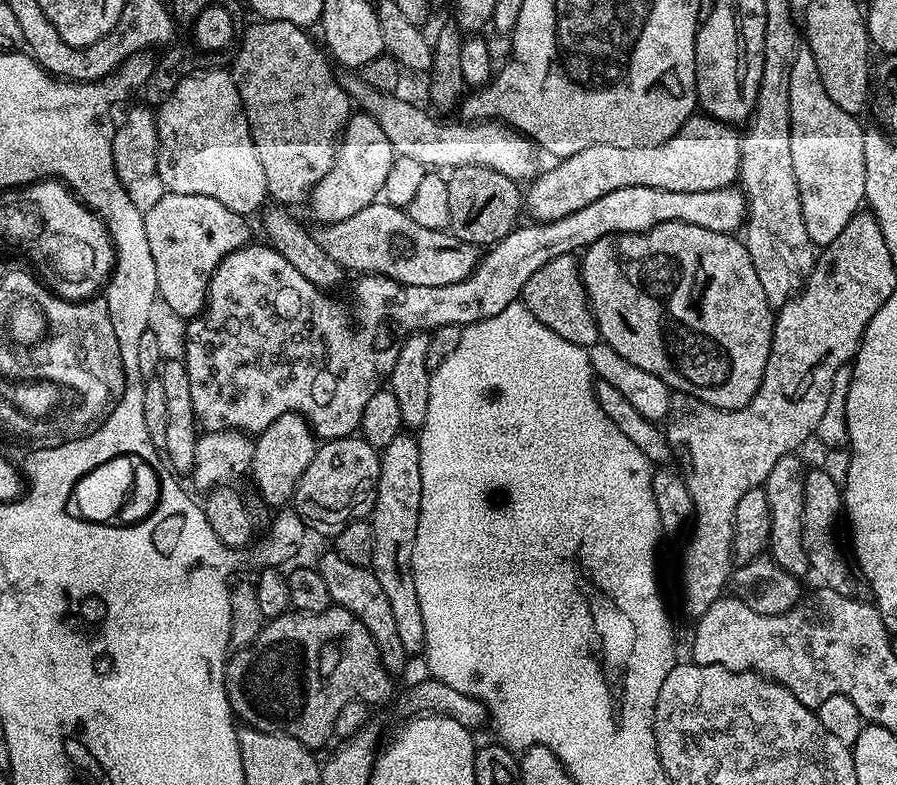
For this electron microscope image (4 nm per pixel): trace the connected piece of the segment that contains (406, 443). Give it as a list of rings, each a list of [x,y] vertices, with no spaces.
[[[401,434],[380,452],[380,473],[376,501],[370,513],[370,523],[374,534],[374,554],[370,565],[372,573],[378,578],[386,599],[390,601],[390,610],[394,614],[394,623],[398,625],[398,639],[410,654],[423,653],[426,626],[422,622],[422,606],[418,606],[418,594],[414,590],[412,577],[412,547],[418,538],[418,518],[422,506],[422,462],[420,461],[420,442],[415,435]]]

